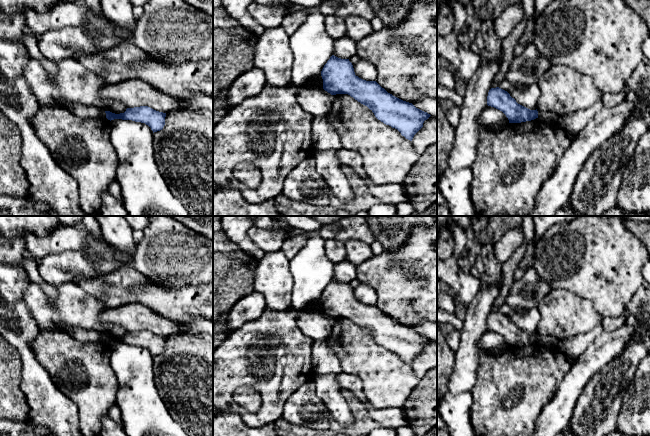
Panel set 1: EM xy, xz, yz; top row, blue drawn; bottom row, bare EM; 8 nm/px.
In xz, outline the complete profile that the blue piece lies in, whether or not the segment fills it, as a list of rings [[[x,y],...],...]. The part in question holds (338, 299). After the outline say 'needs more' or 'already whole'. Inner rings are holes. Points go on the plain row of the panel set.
[[[332,279],[324,289],[321,300],[325,315],[331,319],[350,319],[367,330],[378,344],[397,353],[410,365],[431,340],[412,327],[388,317],[376,305],[366,305],[356,300],[349,283]]]; already whole

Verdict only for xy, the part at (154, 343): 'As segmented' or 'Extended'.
As segmented

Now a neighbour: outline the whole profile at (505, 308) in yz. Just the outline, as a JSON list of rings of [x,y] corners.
[[[504,303],[500,308],[499,312],[509,315],[510,313],[524,313],[527,310],[527,308],[523,307],[512,307],[509,306],[507,303]]]

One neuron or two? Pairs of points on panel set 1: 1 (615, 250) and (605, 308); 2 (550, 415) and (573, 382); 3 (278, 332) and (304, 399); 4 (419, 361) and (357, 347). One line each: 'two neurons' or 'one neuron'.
1: one neuron
2: one neuron
3: two neurons
4: two neurons

